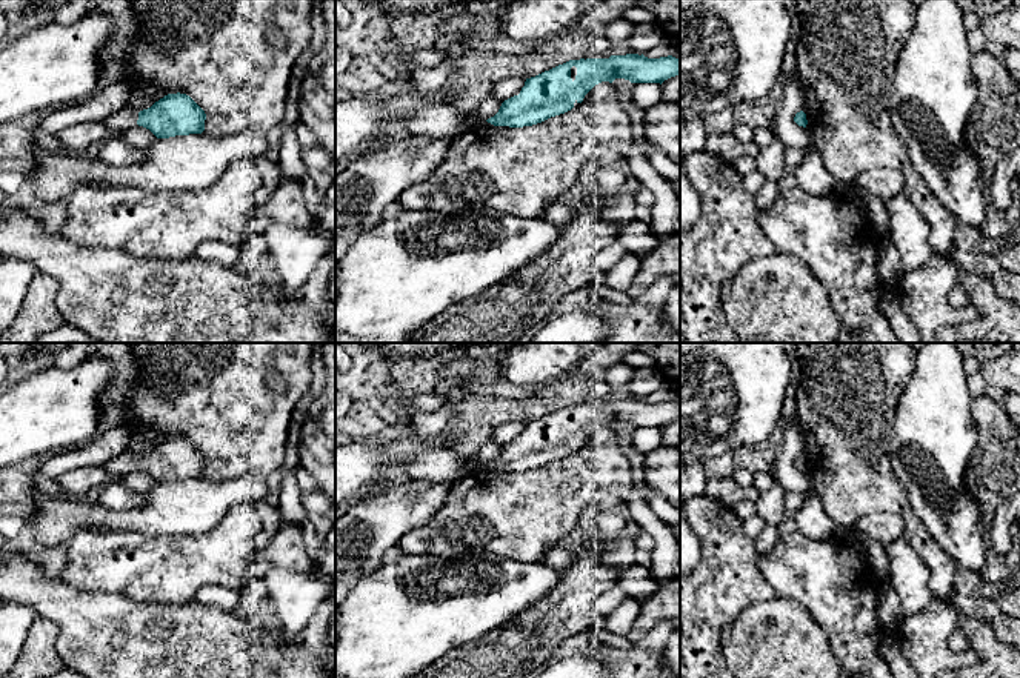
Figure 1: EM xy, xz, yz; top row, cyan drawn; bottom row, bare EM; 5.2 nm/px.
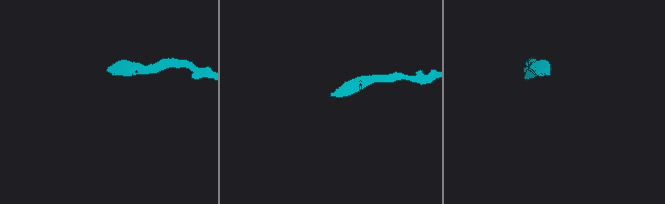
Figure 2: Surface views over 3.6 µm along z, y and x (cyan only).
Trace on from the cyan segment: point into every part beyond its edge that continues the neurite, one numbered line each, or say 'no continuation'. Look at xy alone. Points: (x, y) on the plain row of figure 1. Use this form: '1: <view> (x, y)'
1: xy (126, 461)

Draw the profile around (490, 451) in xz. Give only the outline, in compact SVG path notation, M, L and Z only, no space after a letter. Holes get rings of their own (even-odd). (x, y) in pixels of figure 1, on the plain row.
M488 440L482 449L477 452L477 460L482 466L486 466L488 463L494 461L500 450L502 450L503 446Z

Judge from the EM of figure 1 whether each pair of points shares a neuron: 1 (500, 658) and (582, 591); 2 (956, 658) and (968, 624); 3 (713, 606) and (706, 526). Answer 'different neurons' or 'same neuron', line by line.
1: same neuron
2: different neurons
3: same neuron

